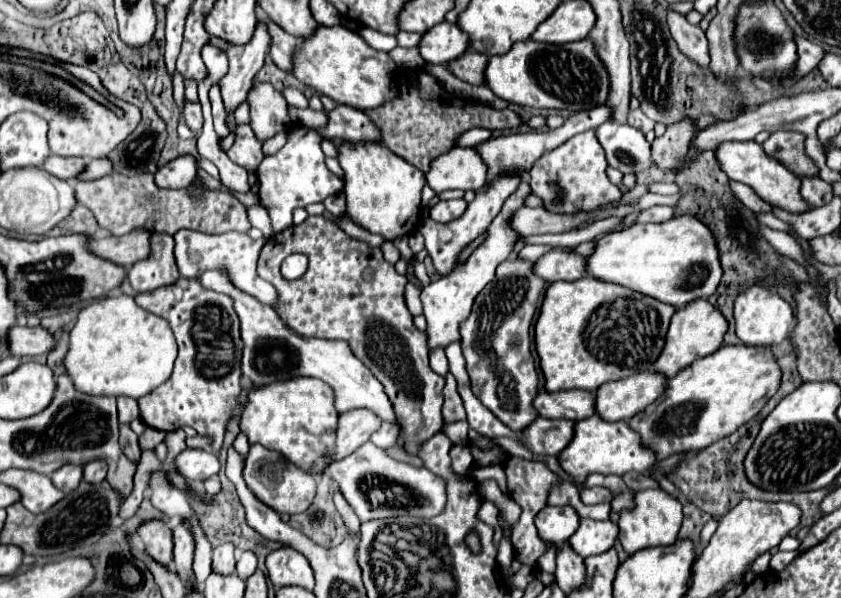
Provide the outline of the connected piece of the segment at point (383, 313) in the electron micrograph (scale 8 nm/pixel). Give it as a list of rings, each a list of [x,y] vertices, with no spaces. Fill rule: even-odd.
[[[311,215],[301,225],[293,225],[287,231],[273,235],[259,257],[257,273],[261,279],[269,281],[277,289],[275,311],[281,319],[303,337],[323,337],[323,339],[345,339],[349,341],[355,355],[373,371],[373,375],[383,383],[387,397],[393,403],[395,415],[403,427],[403,449],[407,455],[417,455],[419,447],[431,439],[435,433],[443,429],[443,387],[445,379],[437,375],[429,367],[427,357],[427,335],[417,331],[413,325],[413,317],[405,307],[403,291],[407,285],[407,277],[399,275],[391,263],[383,259],[381,249],[373,249],[367,243],[349,237],[337,223],[329,221],[323,215]],[[293,253],[303,253],[309,259],[309,267],[299,279],[285,279],[279,273],[285,257]]]

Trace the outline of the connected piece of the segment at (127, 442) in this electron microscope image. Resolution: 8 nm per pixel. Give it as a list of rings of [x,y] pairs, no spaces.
[[[121,425],[119,431],[121,431],[119,445],[121,445],[123,453],[127,455],[129,461],[133,461],[133,463],[137,465],[139,459],[141,459],[141,447],[139,447],[139,439],[137,439],[137,435],[131,431],[129,425]]]

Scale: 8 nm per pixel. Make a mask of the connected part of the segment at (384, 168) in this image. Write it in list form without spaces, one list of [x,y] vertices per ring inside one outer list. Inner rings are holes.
[[[345,143],[339,147],[339,163],[345,171],[345,195],[347,195],[347,215],[369,233],[383,235],[387,240],[409,235],[415,231],[415,223],[421,221],[421,191],[425,187],[425,175],[417,167],[409,165],[405,159],[397,157],[383,143]]]

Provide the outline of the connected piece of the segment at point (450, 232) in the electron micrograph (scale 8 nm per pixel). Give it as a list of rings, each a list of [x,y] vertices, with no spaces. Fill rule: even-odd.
[[[507,175],[507,179],[499,179],[499,183],[495,183],[495,187],[491,187],[491,191],[477,191],[477,197],[473,203],[469,203],[467,211],[451,223],[435,223],[429,217],[421,221],[419,231],[425,237],[425,249],[431,255],[433,265],[439,275],[451,273],[455,263],[459,261],[459,255],[463,253],[463,249],[467,249],[479,235],[483,235],[487,231],[487,227],[491,225],[491,219],[495,219],[495,215],[501,211],[501,205],[507,199],[507,195],[511,195],[511,191],[515,191],[515,187],[519,185],[519,179],[521,179],[519,175]]]

